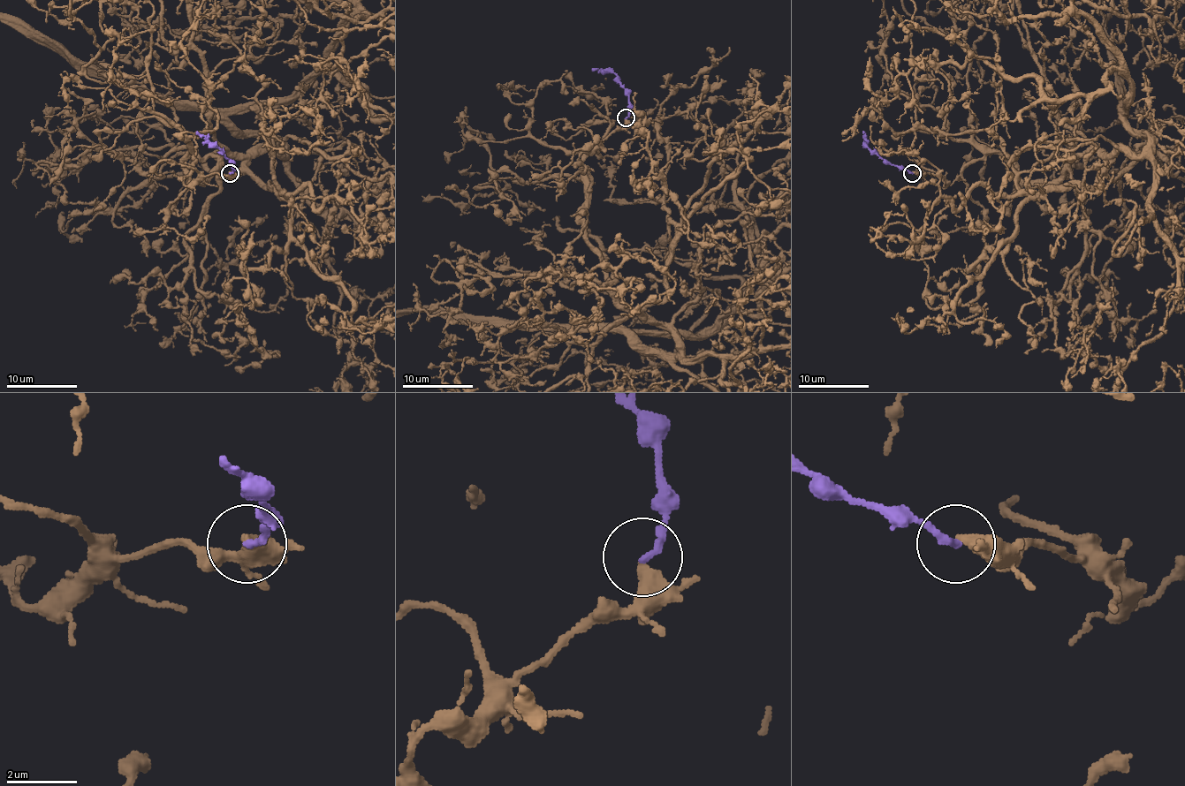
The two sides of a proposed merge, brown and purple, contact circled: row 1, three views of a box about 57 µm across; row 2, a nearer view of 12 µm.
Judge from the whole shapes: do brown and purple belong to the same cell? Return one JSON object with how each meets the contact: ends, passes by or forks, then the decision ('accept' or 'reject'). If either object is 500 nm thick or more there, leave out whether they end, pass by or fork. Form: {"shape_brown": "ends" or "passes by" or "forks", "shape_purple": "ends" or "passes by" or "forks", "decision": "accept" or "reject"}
{"shape_brown": "ends", "shape_purple": "ends", "decision": "reject"}

